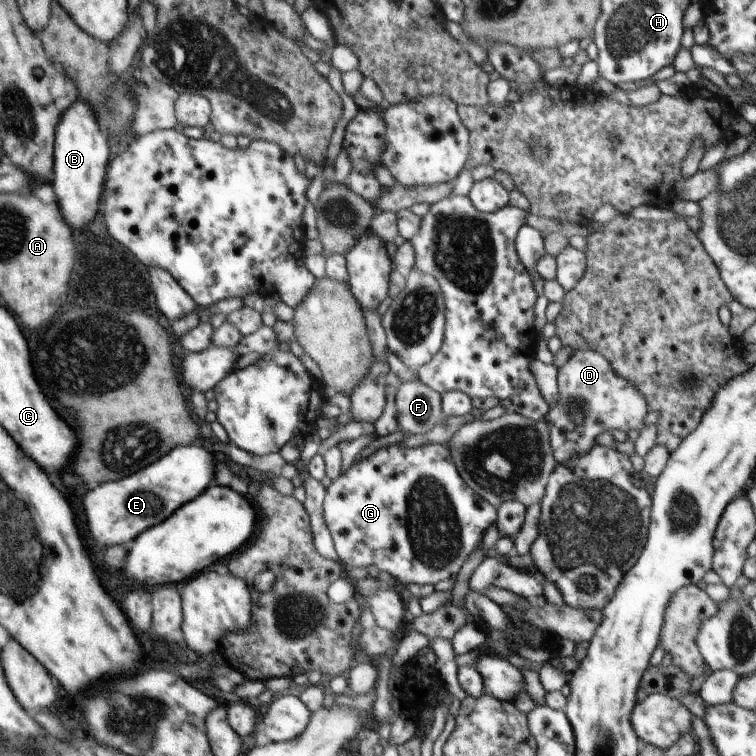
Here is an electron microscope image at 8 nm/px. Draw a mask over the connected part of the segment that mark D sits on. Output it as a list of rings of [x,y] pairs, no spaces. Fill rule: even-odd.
[[[580,349],[574,352],[570,360],[557,370],[557,382],[560,399],[554,407],[549,408],[548,415],[545,418],[550,432],[551,450],[557,464],[568,461],[574,453],[589,452],[596,445],[595,438],[601,432],[611,432],[610,430],[618,429],[628,433],[632,428],[639,430],[642,425],[645,425],[643,420],[650,408],[647,406],[644,396],[641,396],[640,392],[637,392],[637,389],[632,384],[629,384],[630,381],[626,381],[619,375],[616,375],[611,365],[600,353],[587,349]],[[573,402],[575,402],[575,406],[583,415],[583,419],[579,423],[573,421],[569,413]]]

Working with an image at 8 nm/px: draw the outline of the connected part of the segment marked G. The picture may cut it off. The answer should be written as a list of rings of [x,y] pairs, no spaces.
[[[427,442],[419,448],[407,448],[396,444],[387,448],[380,448],[380,450],[369,456],[368,459],[352,465],[346,473],[341,474],[331,483],[328,488],[325,488],[323,516],[326,527],[332,536],[339,560],[345,568],[374,565],[380,571],[390,574],[398,583],[399,588],[403,585],[405,586],[405,584],[435,585],[441,580],[450,579],[452,575],[458,573],[469,554],[477,546],[482,546],[485,530],[491,524],[496,523],[497,520],[497,509],[493,508],[487,501],[481,499],[479,495],[476,495],[476,492],[473,492],[465,484],[465,481],[460,478],[459,473],[449,458],[449,451],[446,445]]]

